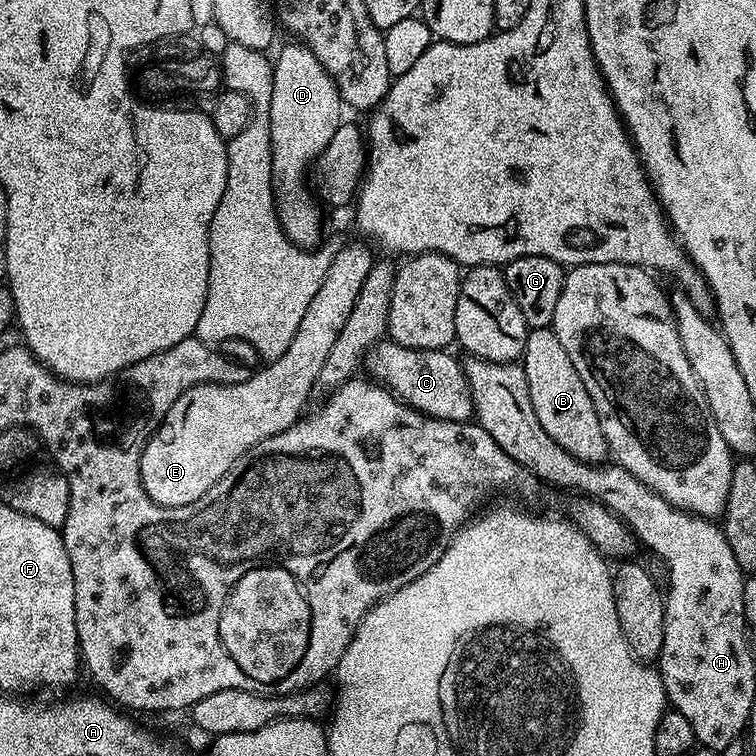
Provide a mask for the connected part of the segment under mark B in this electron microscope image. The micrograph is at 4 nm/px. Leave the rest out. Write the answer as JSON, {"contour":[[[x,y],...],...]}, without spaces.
{"contour":[[[551,327],[529,331],[522,367],[526,374],[526,386],[530,386],[530,403],[534,406],[534,414],[538,414],[538,422],[542,422],[542,430],[546,430],[546,434],[550,434],[550,438],[554,438],[562,450],[574,454],[587,464],[607,461],[610,453],[606,434],[602,434],[598,410],[594,410],[594,402],[586,386],[582,386],[582,378],[578,378],[578,370],[574,370],[570,354],[566,354]]]}

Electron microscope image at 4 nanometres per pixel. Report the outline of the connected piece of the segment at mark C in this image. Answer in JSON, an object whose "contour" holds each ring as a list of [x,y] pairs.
{"contour":[[[384,338],[375,345],[370,360],[372,358],[372,368],[376,371],[375,379],[391,389],[409,408],[415,408],[417,412],[438,420],[468,422],[474,416],[470,382],[464,373],[463,363],[459,359],[456,361],[450,353],[439,348],[407,348],[394,343],[391,338]]]}

